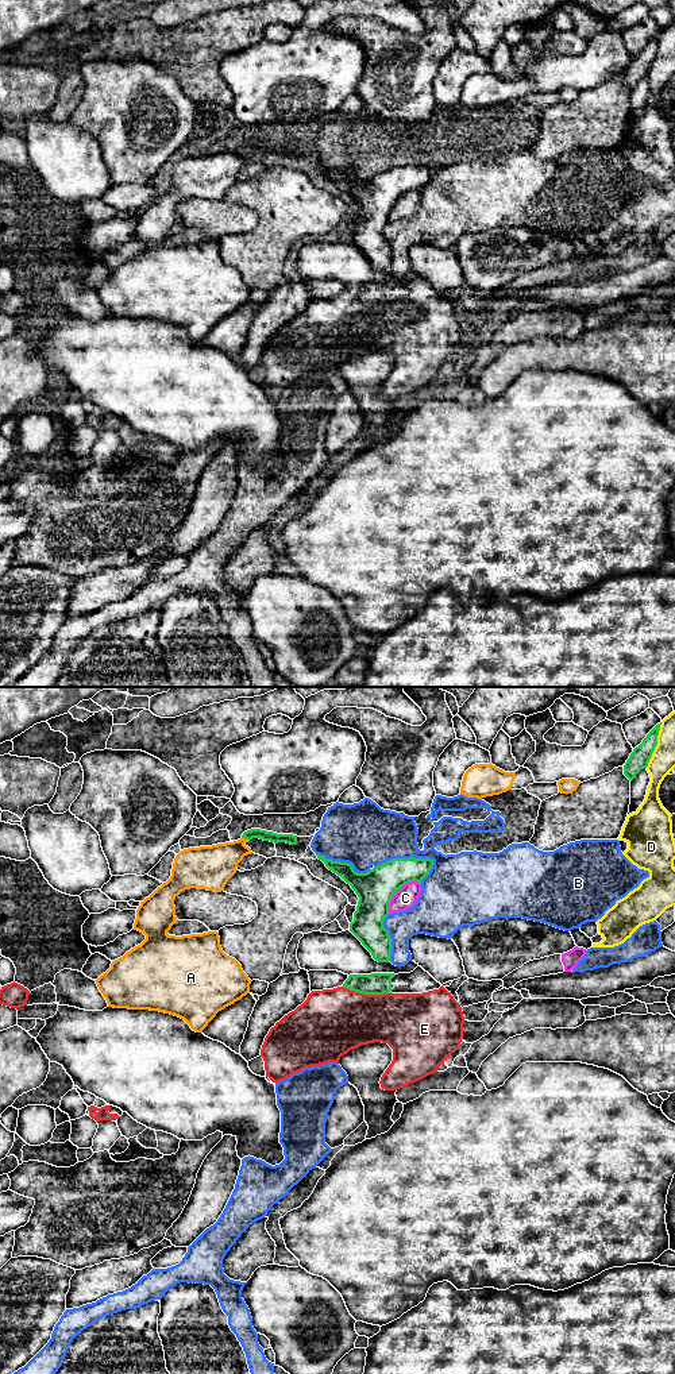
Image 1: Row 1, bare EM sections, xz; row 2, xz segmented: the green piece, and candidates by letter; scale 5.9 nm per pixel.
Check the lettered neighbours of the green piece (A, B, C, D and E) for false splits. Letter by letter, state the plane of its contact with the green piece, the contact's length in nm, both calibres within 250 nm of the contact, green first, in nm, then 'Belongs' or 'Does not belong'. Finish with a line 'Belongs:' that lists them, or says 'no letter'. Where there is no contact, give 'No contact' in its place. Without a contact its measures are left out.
A: Touches green in xz. Shared border 50 nm. Thickness 60 nm (green) against 240 nm. Does not belong
B: Touches green in xz. Shared border 360 nm. Thickness 220 nm (green) against 360 nm. Does not belong
C: Touches green in xz. Shared border 260 nm. Thickness 220 nm (green) against 140 nm. Does not belong
D: Touches green in xz. Shared border 280 nm. Thickness 120 nm (green) against 150 nm. Does not belong
E: Touches green in xz. Shared border 300 nm. Thickness 130 nm (green) against 380 nm. Belongs
Belongs: E

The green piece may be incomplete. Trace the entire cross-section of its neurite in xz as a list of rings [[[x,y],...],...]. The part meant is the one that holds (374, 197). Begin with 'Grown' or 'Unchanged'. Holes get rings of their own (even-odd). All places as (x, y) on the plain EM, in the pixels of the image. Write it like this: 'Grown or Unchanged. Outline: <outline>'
Unchanged. Outline: [[[316,163],[325,175],[340,185],[358,204],[358,215],[350,240],[362,251],[378,271],[390,270],[392,247],[383,236],[389,212],[396,201],[410,190],[421,192],[429,182],[431,167],[393,167],[366,182],[358,182],[348,171],[332,170]]]

